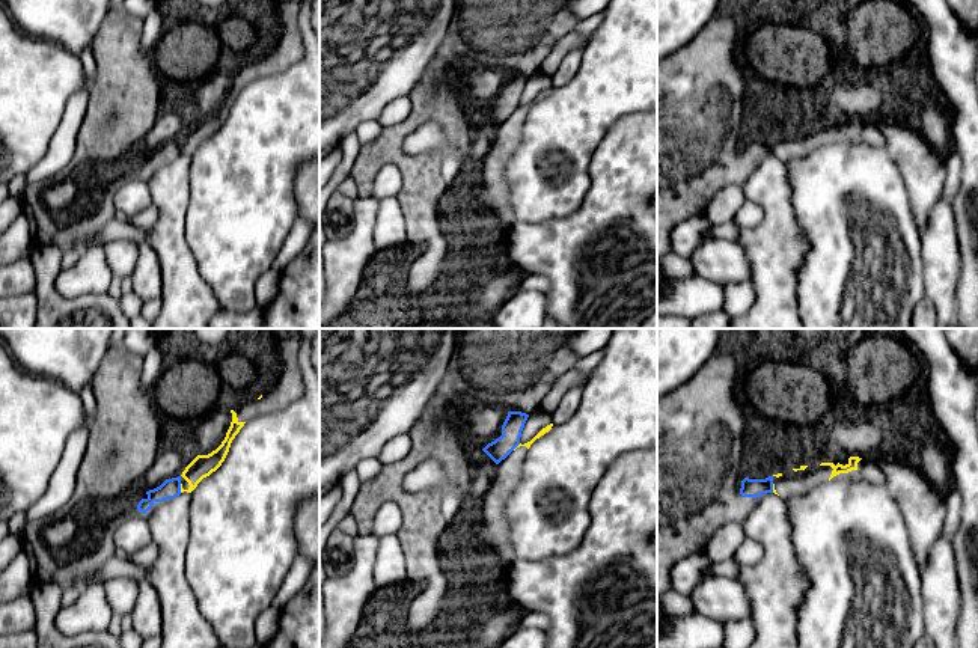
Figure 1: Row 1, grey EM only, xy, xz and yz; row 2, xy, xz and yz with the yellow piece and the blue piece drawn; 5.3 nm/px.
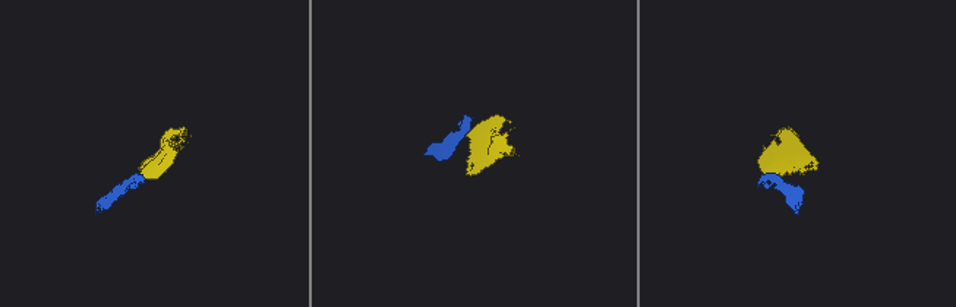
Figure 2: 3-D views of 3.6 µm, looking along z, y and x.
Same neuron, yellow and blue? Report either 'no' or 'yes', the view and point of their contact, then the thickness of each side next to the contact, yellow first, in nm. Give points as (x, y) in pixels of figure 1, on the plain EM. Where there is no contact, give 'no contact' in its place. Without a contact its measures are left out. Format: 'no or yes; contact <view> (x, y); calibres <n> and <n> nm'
no; contact xy (181, 151); calibres 120 and 110 nm

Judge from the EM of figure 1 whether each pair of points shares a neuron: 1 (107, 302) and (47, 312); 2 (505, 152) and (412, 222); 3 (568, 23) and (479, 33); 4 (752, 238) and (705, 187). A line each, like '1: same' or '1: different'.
1: same
2: different
3: same
4: different

